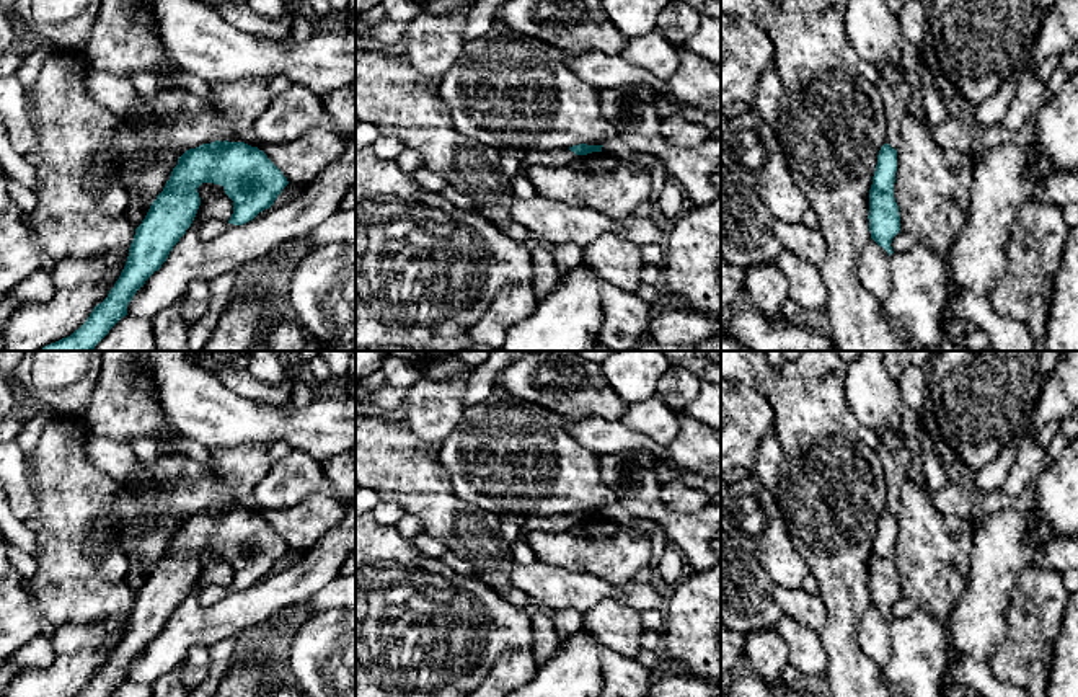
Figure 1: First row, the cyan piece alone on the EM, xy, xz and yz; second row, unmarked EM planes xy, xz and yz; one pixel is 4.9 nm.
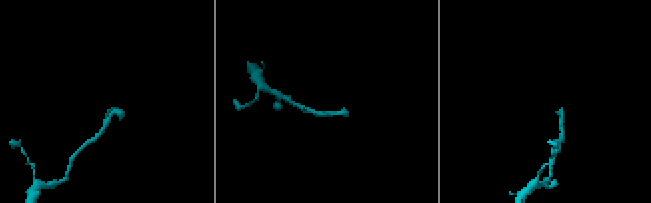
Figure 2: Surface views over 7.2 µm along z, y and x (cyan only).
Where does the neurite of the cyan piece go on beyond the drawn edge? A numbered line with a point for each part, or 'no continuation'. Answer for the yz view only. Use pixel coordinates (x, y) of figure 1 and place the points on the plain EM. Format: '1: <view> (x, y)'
1: yz (894, 456)

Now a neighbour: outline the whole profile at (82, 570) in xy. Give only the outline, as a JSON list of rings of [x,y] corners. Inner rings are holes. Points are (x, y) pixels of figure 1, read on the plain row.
[[[54,416],[33,454],[24,457],[26,465],[34,468],[34,478],[26,482],[38,504],[38,514],[26,522],[36,537],[38,563],[28,586],[49,630],[121,617],[124,635],[135,594],[127,584],[129,558],[117,540],[119,516],[113,506],[122,483],[91,464],[86,439],[78,418]]]

